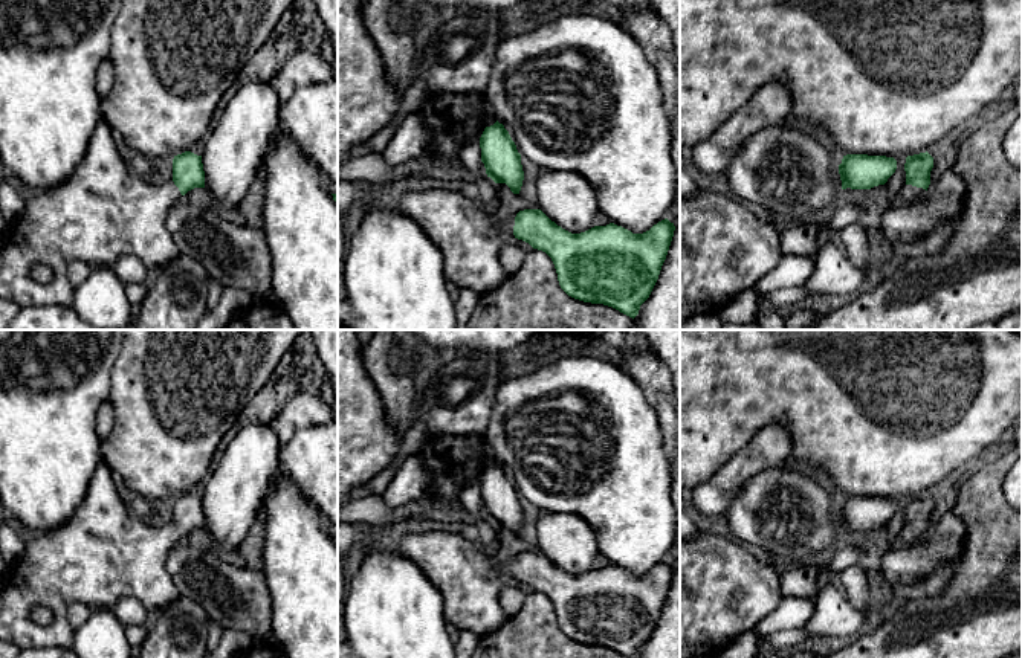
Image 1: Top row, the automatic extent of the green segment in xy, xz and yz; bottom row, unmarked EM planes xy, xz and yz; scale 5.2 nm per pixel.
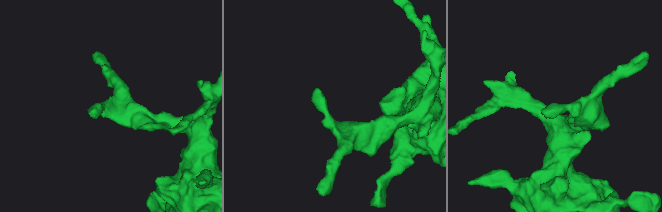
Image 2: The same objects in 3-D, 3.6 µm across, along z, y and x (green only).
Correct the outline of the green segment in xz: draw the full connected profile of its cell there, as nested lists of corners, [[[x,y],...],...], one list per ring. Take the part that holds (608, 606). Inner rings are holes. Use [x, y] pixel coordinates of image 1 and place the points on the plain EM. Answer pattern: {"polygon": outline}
{"polygon": [[[409,533],[393,543],[440,591],[448,624],[478,637],[507,621],[500,595],[507,579],[545,594],[561,631],[571,640],[603,646],[637,658],[666,602],[675,568],[668,560],[643,576],[610,565],[571,576],[541,551],[507,557],[493,569],[493,551],[481,550],[457,533]]]}

